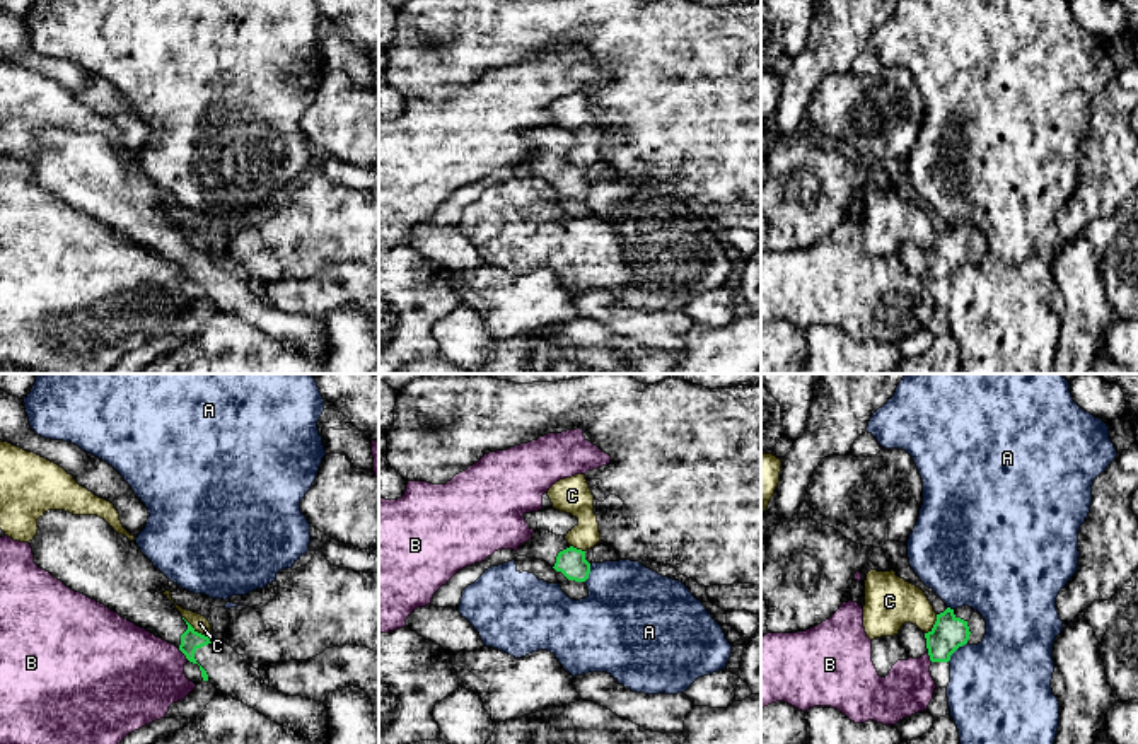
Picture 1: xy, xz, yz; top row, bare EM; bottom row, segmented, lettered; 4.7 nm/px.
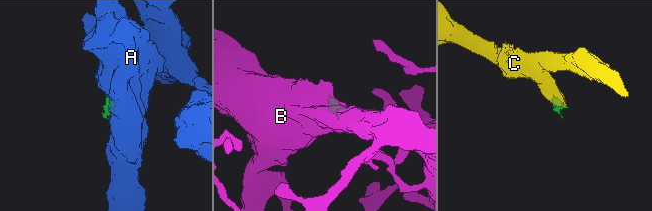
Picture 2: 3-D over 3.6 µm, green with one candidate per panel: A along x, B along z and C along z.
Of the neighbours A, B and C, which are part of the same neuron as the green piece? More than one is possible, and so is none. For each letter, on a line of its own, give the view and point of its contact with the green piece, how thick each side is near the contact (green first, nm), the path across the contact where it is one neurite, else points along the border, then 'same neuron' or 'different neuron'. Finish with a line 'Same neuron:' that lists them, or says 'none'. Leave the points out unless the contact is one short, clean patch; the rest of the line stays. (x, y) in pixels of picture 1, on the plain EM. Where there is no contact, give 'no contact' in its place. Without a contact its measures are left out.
A: yz (956, 267) | 160/420 nm | along yz (966, 260), (947, 278) | different neuron
B: xy (183, 270) | 100/420 nm | along xy (178, 267), (188, 277) | different neuron
C: xy (197, 249) | 100/80 nm | along xy (183, 234), (210, 258) | different neuron
Same neuron: none

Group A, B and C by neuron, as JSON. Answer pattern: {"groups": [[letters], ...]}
{"groups": [["A"], ["B"], ["C"]]}

